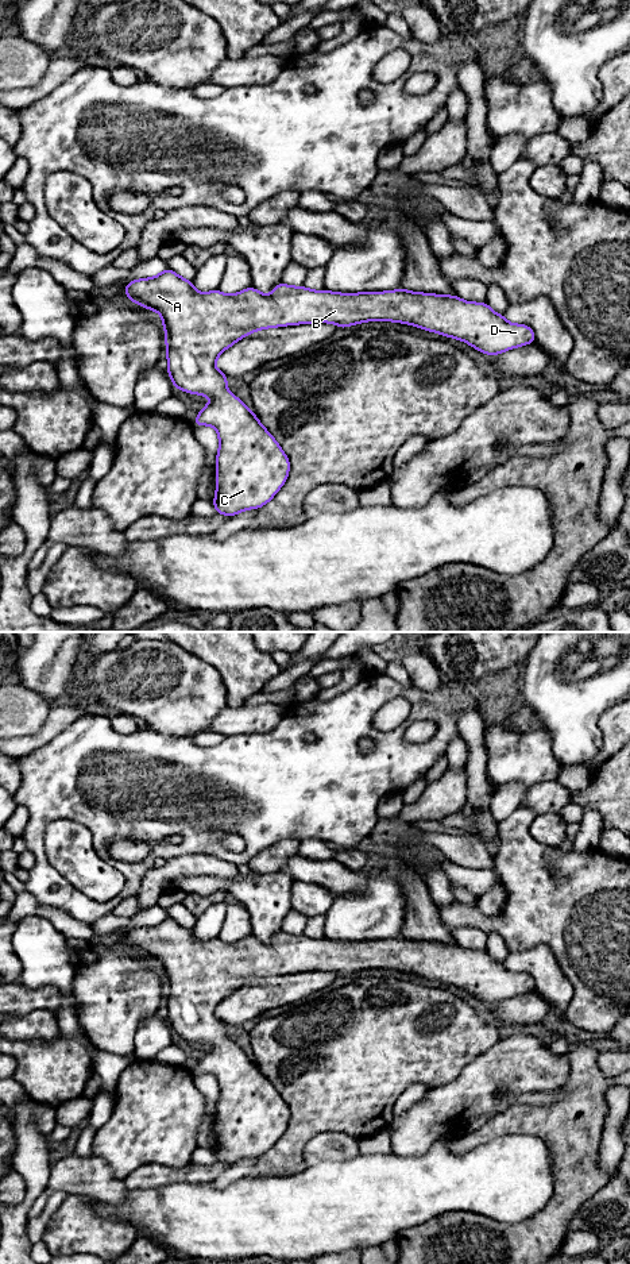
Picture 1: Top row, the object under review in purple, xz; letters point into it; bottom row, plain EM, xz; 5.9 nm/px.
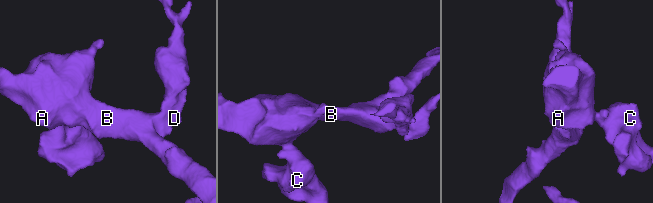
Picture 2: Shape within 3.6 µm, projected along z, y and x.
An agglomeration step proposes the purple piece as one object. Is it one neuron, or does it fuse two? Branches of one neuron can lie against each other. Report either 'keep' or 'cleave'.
keep

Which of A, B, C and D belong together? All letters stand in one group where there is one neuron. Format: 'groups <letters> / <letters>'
groups A B C D

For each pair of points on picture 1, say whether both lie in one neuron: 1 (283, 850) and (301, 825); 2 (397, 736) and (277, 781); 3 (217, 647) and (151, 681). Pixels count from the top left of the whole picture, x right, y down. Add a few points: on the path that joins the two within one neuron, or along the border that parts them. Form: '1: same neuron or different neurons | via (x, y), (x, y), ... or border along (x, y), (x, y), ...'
1: different neurons | border along (300, 840), (281, 839), (262, 850)
2: same neuron | via (367, 766), (352, 781), (306, 781)
3: different neurons | border along (178, 646), (209, 663), (221, 677)

